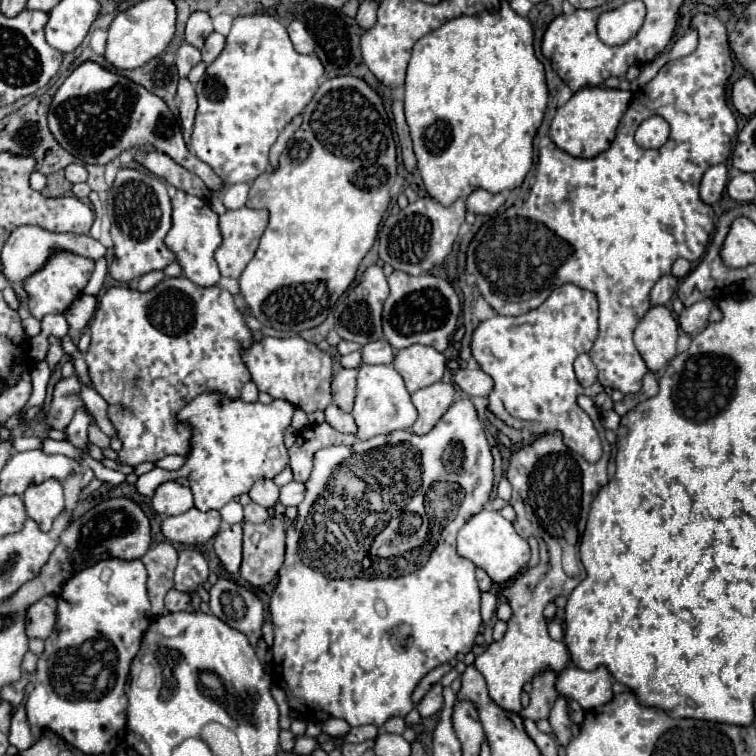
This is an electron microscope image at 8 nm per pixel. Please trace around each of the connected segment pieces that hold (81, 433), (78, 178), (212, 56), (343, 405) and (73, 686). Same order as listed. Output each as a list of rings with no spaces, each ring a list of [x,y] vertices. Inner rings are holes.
[[[87,409],[77,411],[75,419],[65,429],[69,435],[69,443],[73,443],[79,449],[87,449],[87,443],[89,443],[87,441],[87,427],[89,427],[89,423],[93,423],[93,417],[89,415],[89,411]]]
[[[73,163],[73,165],[67,165],[65,167],[65,177],[71,181],[71,183],[83,183],[83,181],[87,181],[87,169],[85,169],[85,165],[81,165],[81,163]]]
[[[211,33],[205,41],[205,47],[201,49],[201,55],[203,55],[203,61],[209,65],[211,61],[215,61],[219,57],[219,53],[223,51],[225,47],[225,37],[219,35],[219,33]]]
[[[343,369],[331,381],[333,403],[345,413],[351,413],[351,409],[353,409],[355,379],[357,379],[357,369]]]
[[[107,559],[103,563],[97,563],[95,567],[89,567],[85,571],[81,571],[79,575],[75,575],[75,579],[69,579],[65,585],[63,585],[63,591],[57,595],[57,627],[55,627],[55,635],[53,637],[47,637],[45,639],[45,651],[43,655],[39,657],[39,669],[37,669],[37,681],[35,681],[35,689],[29,693],[27,701],[25,701],[25,711],[27,711],[27,721],[29,721],[29,729],[33,733],[33,737],[41,737],[43,729],[51,729],[55,731],[59,737],[63,737],[69,745],[73,745],[75,749],[87,753],[87,755],[111,755],[115,751],[115,747],[123,741],[125,737],[125,723],[127,723],[127,697],[125,697],[125,683],[127,683],[127,675],[129,675],[129,667],[131,667],[131,651],[123,645],[123,631],[131,625],[133,629],[133,623],[135,623],[135,617],[139,611],[139,605],[145,605],[145,597],[147,597],[147,587],[145,587],[145,581],[147,581],[147,571],[145,571],[145,565],[135,559],[131,563],[123,563],[121,559]]]

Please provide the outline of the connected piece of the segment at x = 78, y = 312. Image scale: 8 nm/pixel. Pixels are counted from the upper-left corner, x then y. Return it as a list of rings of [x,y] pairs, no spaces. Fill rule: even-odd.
[[[83,293],[83,295],[65,311],[65,319],[67,319],[71,331],[81,331],[81,329],[89,323],[89,319],[91,319],[93,313],[95,313],[95,305],[97,305],[97,299]]]

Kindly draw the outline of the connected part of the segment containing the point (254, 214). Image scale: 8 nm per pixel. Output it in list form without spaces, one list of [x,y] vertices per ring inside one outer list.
[[[241,207],[237,211],[227,211],[219,215],[219,231],[223,241],[215,251],[215,261],[219,265],[221,277],[239,279],[241,271],[247,267],[257,251],[267,221],[267,209]]]

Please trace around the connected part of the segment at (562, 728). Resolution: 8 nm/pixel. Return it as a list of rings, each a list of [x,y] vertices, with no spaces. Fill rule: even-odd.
[[[557,697],[549,715],[549,723],[553,727],[553,735],[557,737],[557,741],[561,745],[567,745],[571,739],[571,719],[569,719],[569,707],[565,697]]]

